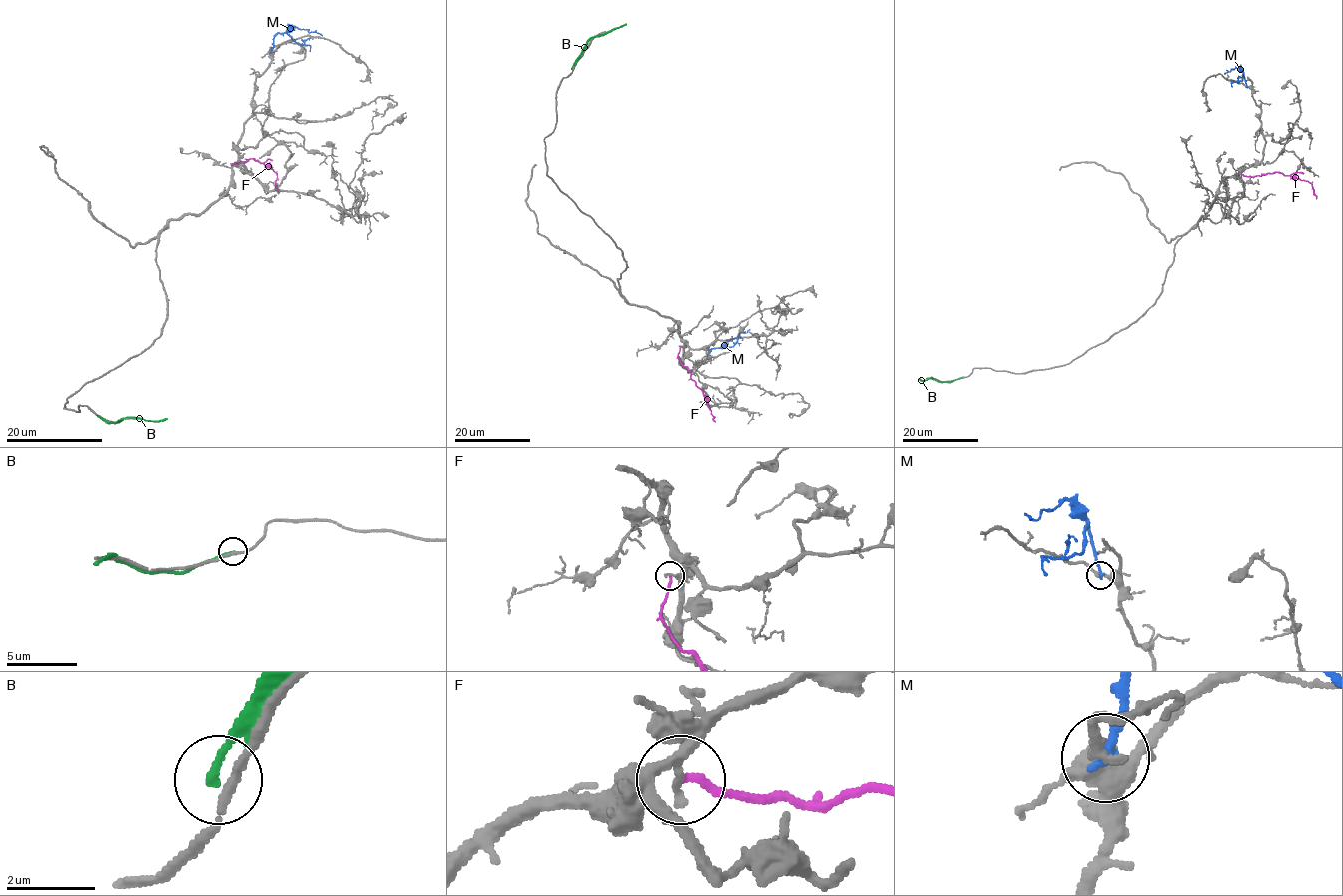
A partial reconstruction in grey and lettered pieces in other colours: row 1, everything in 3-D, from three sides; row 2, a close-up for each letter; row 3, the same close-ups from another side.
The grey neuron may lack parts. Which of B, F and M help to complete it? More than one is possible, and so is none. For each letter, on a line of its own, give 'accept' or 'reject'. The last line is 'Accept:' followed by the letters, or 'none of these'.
B: reject
F: reject
M: reject
Accept: none of these

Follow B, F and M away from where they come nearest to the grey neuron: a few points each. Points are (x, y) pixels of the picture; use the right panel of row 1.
B: (964, 377), (951, 381), (919, 378)
F: (1241, 174), (1253, 176), (1279, 172), (1308, 181), (1316, 198)
M: (1247, 87), (1243, 72), (1237, 67), (1224, 73)

